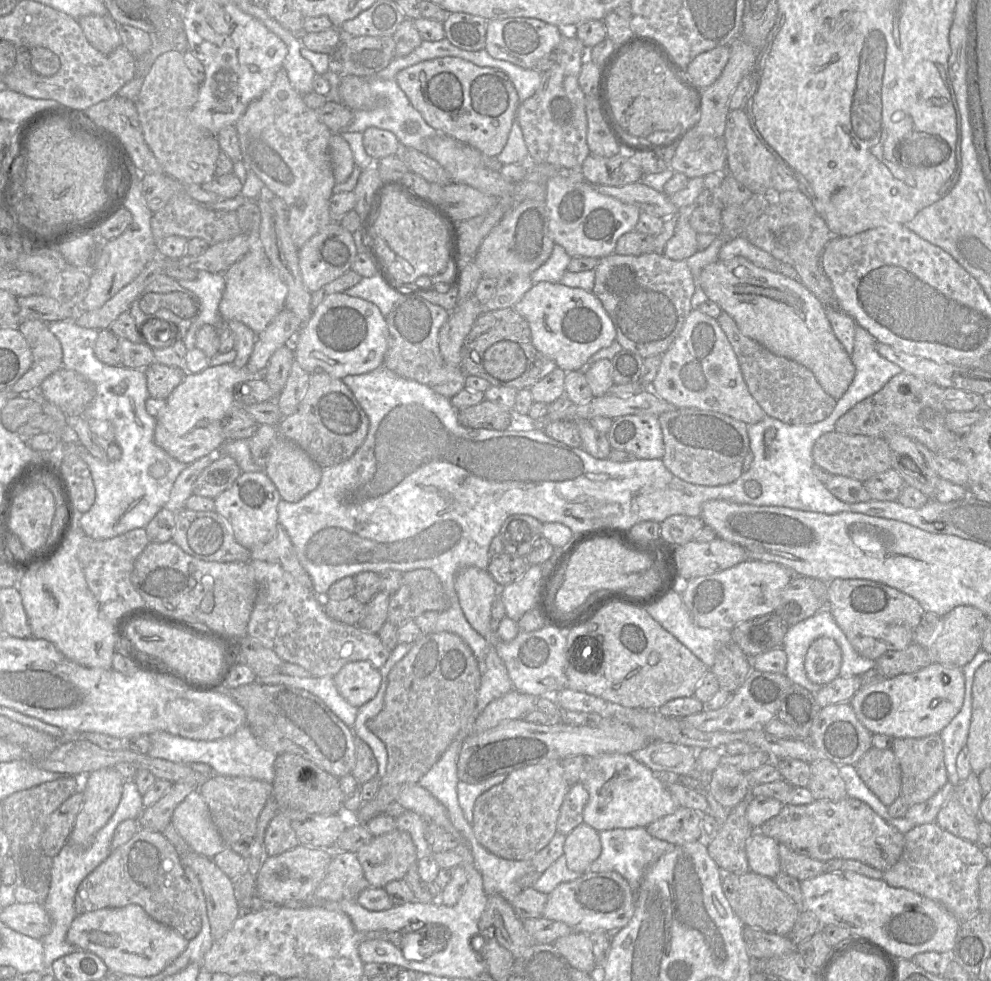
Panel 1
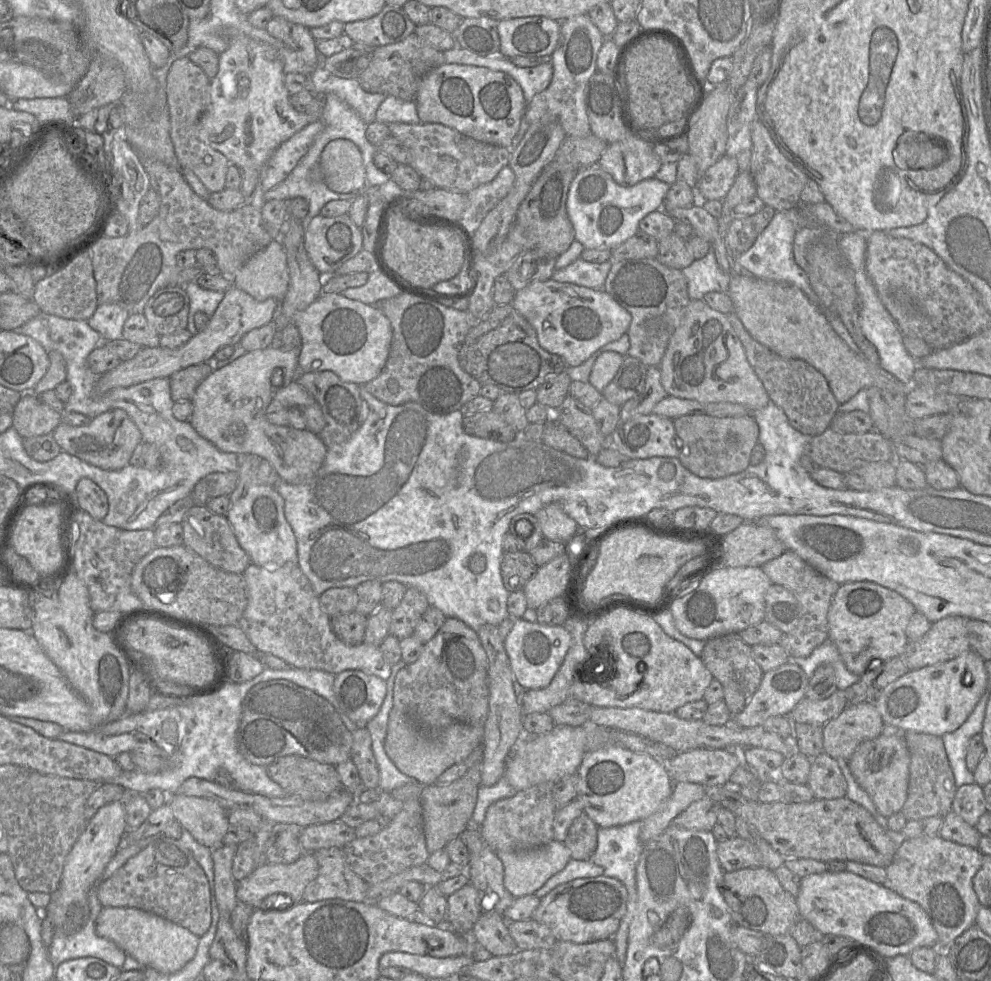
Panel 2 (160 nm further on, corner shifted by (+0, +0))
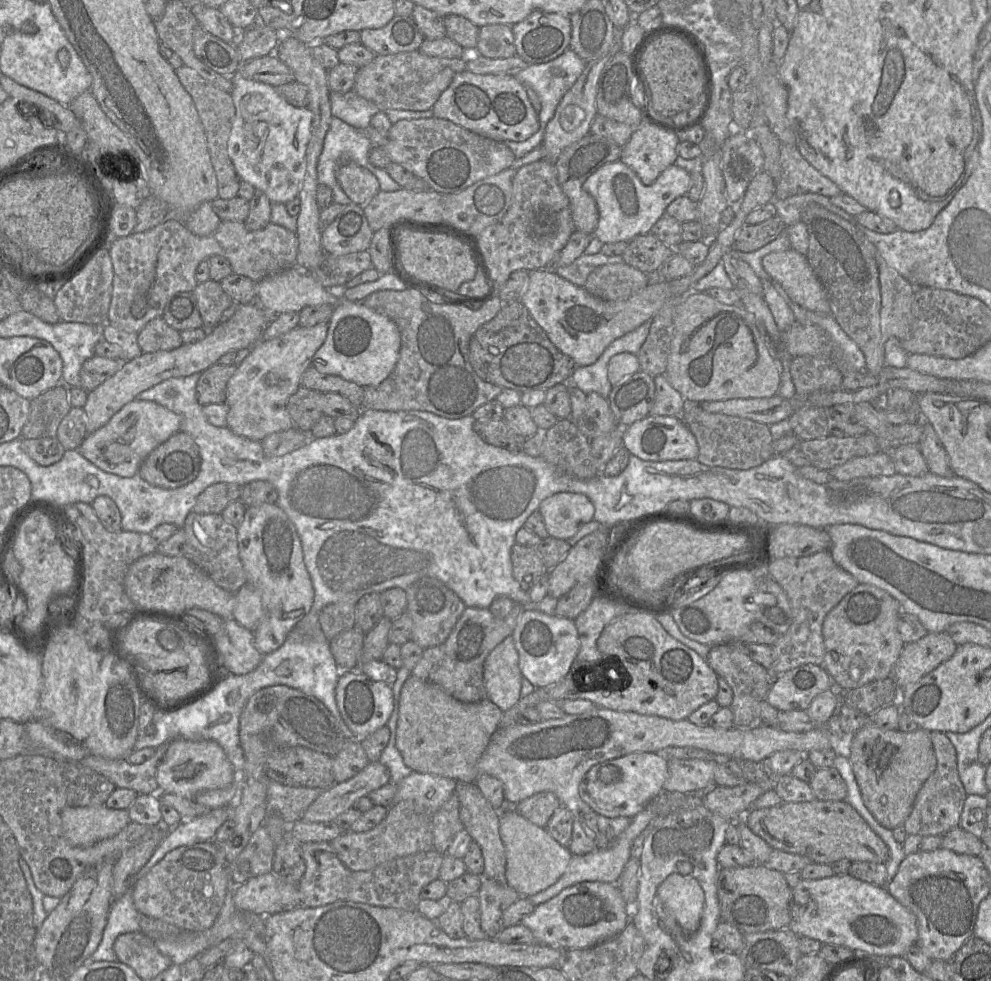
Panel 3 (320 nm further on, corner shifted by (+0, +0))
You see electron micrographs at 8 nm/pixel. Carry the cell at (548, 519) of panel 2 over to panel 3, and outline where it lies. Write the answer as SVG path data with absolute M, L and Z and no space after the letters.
M559 492L544 499L538 508L549 537L567 541L594 517L594 506L581 493Z

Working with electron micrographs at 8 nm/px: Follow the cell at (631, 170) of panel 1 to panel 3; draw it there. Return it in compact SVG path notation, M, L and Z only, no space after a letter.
M642 121L622 147L619 161L632 169L643 185L652 185L678 157L677 133Z

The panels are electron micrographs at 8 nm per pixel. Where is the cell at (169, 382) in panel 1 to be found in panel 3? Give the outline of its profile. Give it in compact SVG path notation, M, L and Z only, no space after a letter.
M214 364L200 373L196 386L197 401L201 406L225 403L227 383L238 366Z

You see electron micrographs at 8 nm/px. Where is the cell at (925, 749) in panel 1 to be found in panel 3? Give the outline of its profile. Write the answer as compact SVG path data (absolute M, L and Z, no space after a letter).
M931 731L930 737L937 765L917 793L913 809L904 823L908 835L943 836L951 829L960 826L964 802L968 796L959 777L954 745L944 732Z

